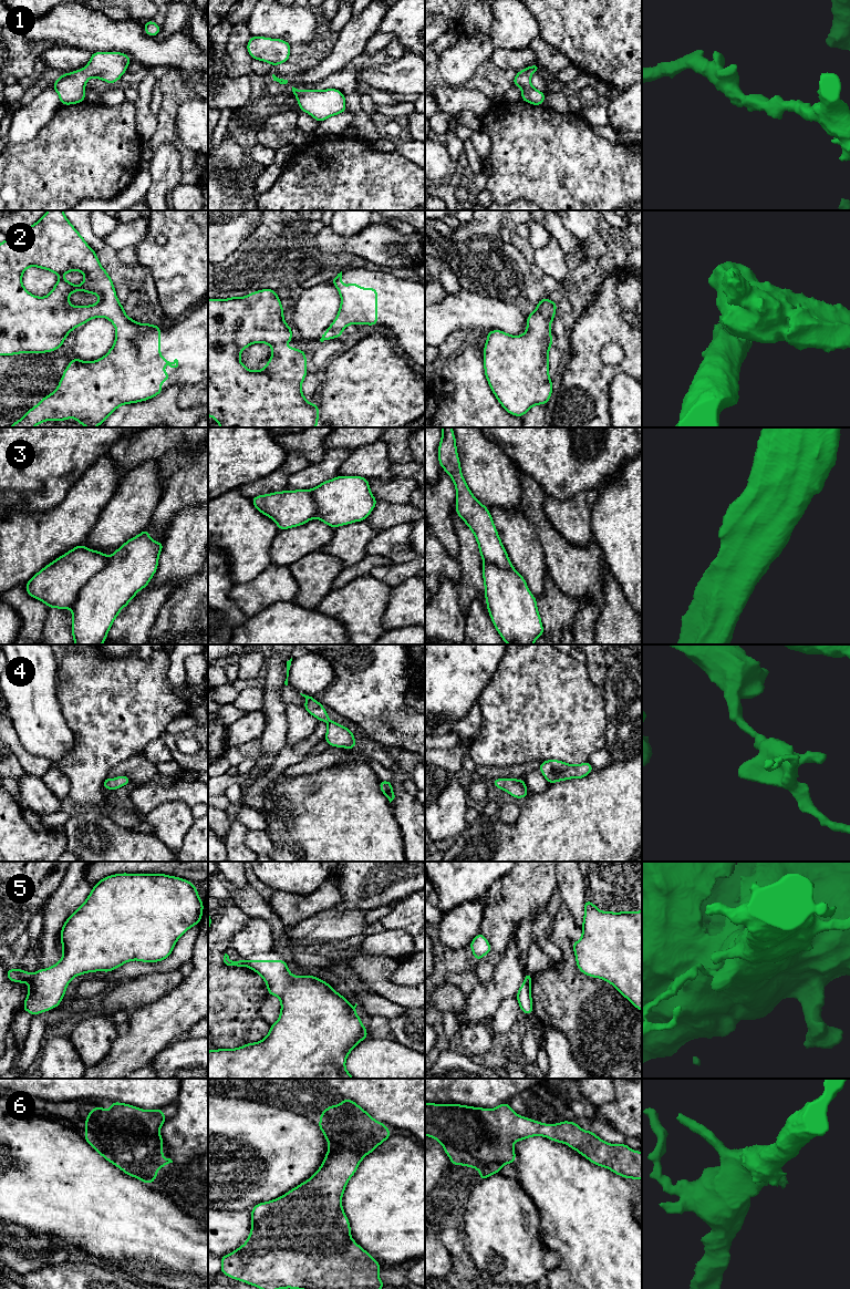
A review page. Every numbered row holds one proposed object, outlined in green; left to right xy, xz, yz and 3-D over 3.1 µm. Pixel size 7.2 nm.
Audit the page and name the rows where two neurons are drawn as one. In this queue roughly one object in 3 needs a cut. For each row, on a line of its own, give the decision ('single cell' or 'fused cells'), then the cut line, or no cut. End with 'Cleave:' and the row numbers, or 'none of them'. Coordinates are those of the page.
1: single cell; cut none
2: single cell; cut none
3: fused cells; cut xy (110, 556), (106, 564), (80, 590), (78, 599), (71, 607)
4: single cell; cut none
5: fused cells; cut xy (33, 975), (29, 982)
6: single cell; cut none
Cleave: 3, 5

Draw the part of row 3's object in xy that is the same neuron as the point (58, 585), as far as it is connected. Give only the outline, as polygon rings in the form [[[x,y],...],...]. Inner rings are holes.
[[[82,544],[37,573],[25,584],[25,590],[49,608],[70,609],[77,600],[80,590],[105,567],[108,558]]]

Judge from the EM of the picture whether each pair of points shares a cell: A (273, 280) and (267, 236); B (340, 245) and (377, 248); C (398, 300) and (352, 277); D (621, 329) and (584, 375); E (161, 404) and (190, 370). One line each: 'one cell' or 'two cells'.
A: one cell
B: one cell
C: one cell
D: one cell
E: two cells

